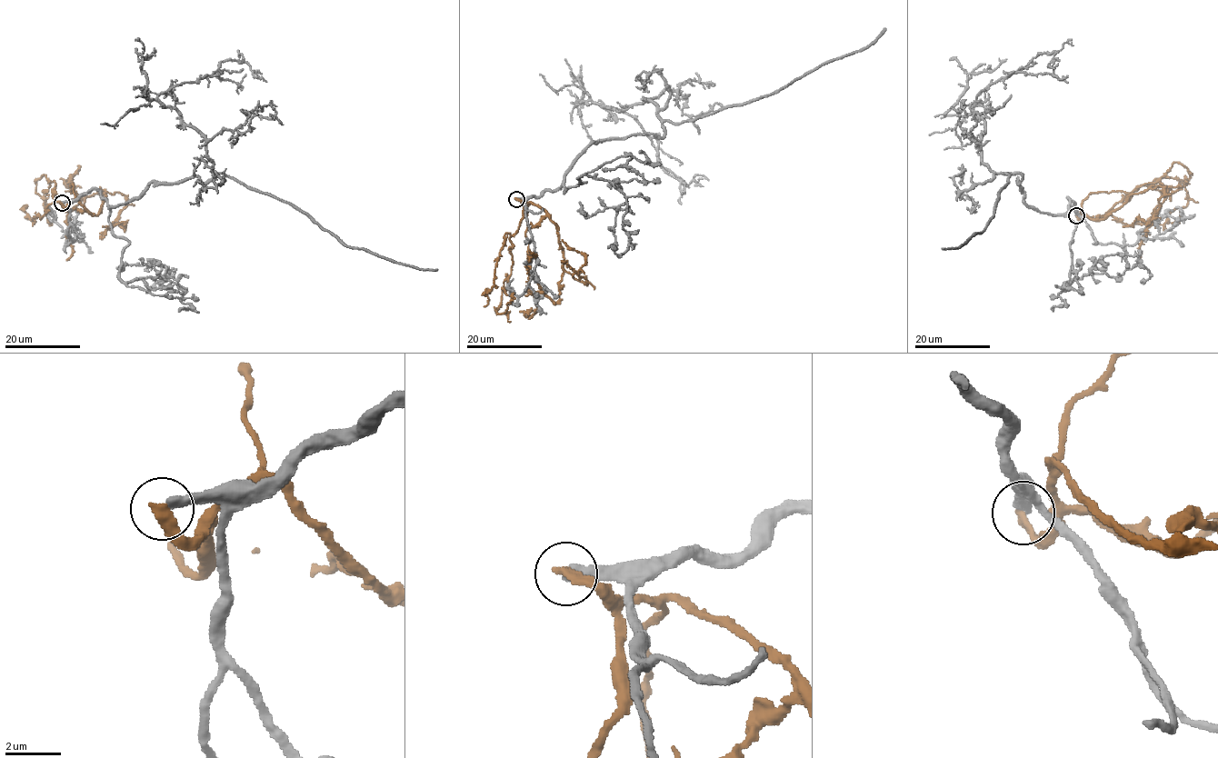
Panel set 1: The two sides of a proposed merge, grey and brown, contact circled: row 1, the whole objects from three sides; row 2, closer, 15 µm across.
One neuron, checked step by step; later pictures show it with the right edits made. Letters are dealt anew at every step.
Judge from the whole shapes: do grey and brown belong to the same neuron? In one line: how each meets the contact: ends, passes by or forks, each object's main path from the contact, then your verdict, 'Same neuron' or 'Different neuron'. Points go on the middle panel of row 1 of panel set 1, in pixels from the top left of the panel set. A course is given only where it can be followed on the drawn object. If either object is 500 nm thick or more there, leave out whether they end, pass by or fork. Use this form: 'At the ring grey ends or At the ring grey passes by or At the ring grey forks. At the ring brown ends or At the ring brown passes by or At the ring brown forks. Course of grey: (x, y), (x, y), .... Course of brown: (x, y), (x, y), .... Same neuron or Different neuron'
At the ring grey ends. At the ring brown ends. Course of grey: (516, 199), (558, 189), (592, 143), (664, 135), (651, 101), (597, 104), (632, 114), (684, 184), (708, 180). Course of brown: (516, 199), (545, 213), (556, 226), (564, 254), (556, 302), (527, 273), (534, 256), (530, 250). Different neuron

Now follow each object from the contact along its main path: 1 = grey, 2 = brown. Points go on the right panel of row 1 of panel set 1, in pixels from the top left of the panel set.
1: (1076, 214), (1069, 198), (1029, 207), (978, 146), (982, 91), (1038, 54), (1054, 68)
2: (1076, 214), (1080, 208), (1093, 219), (1104, 218), (1133, 194), (1179, 186), (1144, 228), (1135, 264)

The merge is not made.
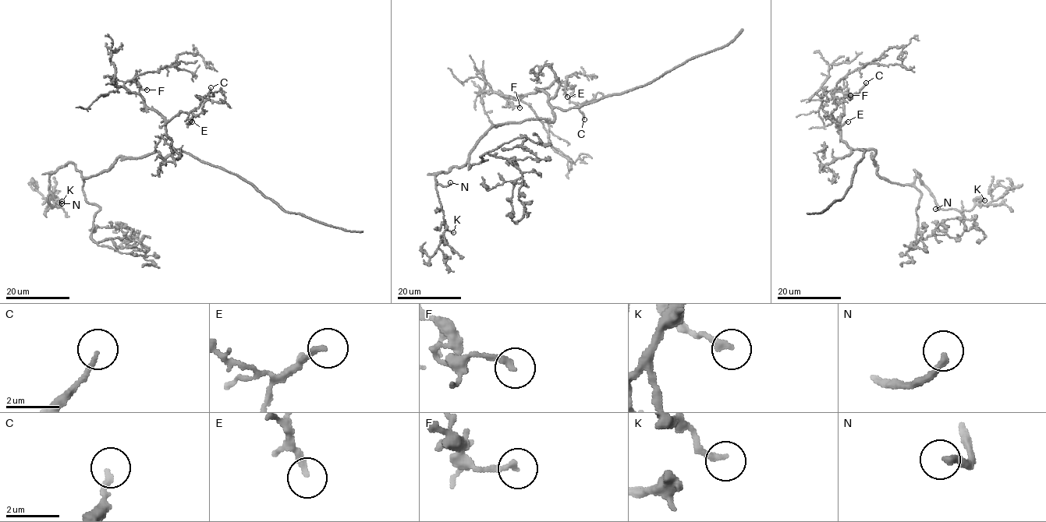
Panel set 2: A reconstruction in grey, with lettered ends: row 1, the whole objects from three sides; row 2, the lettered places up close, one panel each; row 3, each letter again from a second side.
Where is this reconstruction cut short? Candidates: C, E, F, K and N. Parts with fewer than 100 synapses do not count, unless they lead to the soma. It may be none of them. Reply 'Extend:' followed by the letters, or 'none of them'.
Extend: N

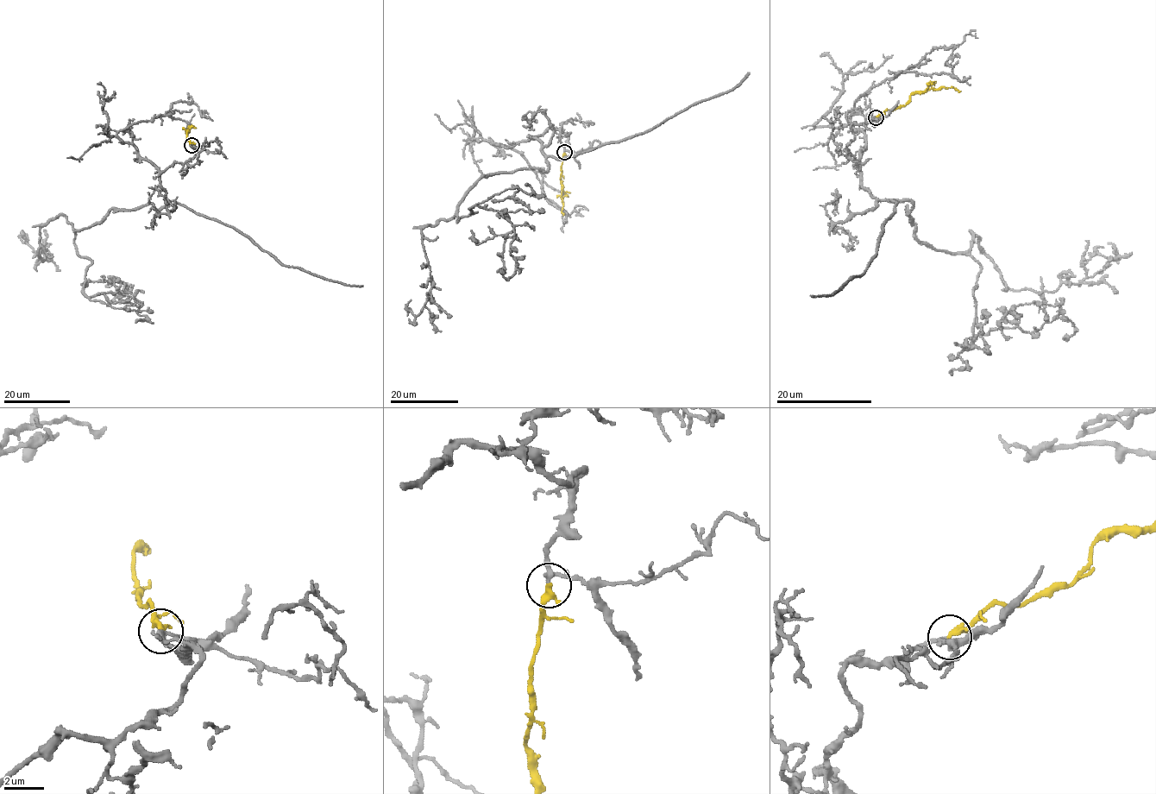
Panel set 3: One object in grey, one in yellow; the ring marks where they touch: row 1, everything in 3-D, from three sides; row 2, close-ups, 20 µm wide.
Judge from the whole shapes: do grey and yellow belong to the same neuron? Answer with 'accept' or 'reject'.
accept

